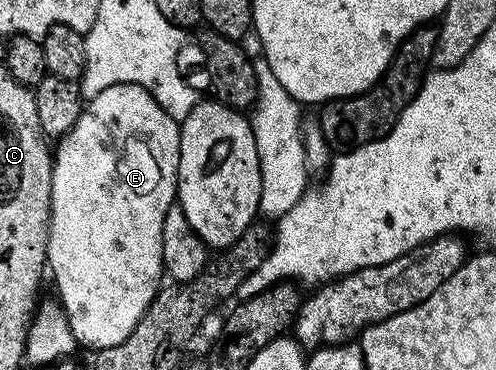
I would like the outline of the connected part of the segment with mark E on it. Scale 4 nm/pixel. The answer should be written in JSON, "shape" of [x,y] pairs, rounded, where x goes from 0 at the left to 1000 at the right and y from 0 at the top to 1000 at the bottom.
{"shape":[[[232,227],[224,238],[208,238],[208,249],[200,249],[188,265],[177,268],[177,273],[169,278],[155,332],[139,349],[137,362],[129,365],[127,378],[113,386],[111,424],[107,432],[107,505],[103,508],[103,573],[107,578],[99,589],[99,657],[95,659],[95,692],[91,695],[91,703],[97,738],[101,743],[107,738],[107,762],[115,770],[117,800],[113,797],[113,803],[119,808],[119,824],[123,835],[131,841],[135,865],[143,876],[143,897],[165,938],[181,935],[181,949],[194,951],[200,946],[214,946],[232,930],[248,930],[248,919],[256,919],[256,908],[264,908],[272,876],[280,876],[288,843],[308,819],[308,803],[317,797],[319,781],[327,770],[329,732],[333,724],[333,716],[329,714],[329,595],[337,584],[341,565],[357,546],[357,468],[361,465],[361,422],[365,419],[361,411],[363,386],[365,346],[359,322],[347,319],[347,314],[343,314],[343,308],[339,308],[333,295],[321,284],[313,268],[308,268],[304,249],[296,249],[296,238],[288,238],[280,227]]]}

